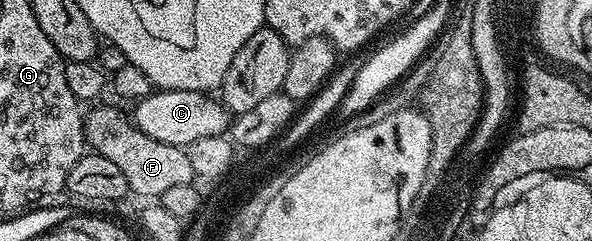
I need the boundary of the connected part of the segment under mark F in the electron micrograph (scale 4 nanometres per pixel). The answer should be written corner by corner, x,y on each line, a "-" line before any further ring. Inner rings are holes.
100,104
98,107
100,109
95,109
92,111
92,113
88,112
85,117
85,141
88,146
94,152
100,153
101,155
105,155
105,159
110,159
112,163
117,163
117,168
120,169
121,175
125,175
125,179
127,180
127,187
128,190
132,194
136,193
139,197
151,197
147,199
157,199
161,194
167,190
169,187
178,187
180,183
192,183
196,180
196,174
193,169
193,163
189,163
189,155
187,154
186,148
177,146
177,145
170,145
169,143
157,143
157,139
149,139
149,135
145,135
145,131
141,131
137,126
135,126
134,120
130,116
127,117
125,114
122,113
119,109
114,109
111,105
103,105

